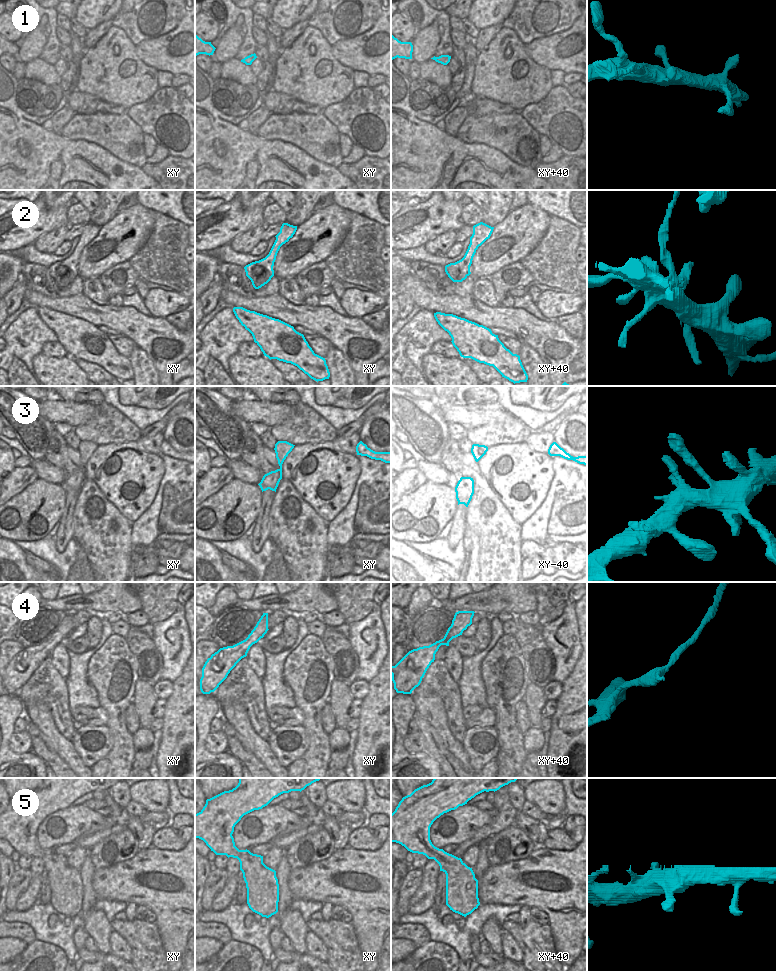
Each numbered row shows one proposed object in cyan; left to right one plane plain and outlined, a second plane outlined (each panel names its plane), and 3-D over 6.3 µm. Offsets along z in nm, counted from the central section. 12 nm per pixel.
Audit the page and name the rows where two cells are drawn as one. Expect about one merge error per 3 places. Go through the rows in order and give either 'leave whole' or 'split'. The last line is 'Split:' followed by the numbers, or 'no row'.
1: leave whole
2: leave whole
3: leave whole
4: leave whole
5: leave whole
Split: no row

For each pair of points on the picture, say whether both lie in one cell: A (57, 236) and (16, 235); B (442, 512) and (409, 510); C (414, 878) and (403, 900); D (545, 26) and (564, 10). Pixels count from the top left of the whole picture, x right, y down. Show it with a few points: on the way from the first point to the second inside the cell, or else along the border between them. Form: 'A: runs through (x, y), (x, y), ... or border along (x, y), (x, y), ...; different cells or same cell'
A: border along (62, 225), (42, 234), (32, 244); different cells
B: runs through (436, 502), (436, 499), (432, 497), (419, 510); same cell
C: runs through (411, 883), (405, 895); same cell
D: runs through (550, 21), (559, 12); same cell

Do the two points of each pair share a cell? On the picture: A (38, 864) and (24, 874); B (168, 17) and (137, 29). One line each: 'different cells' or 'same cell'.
A: different cells
B: same cell

